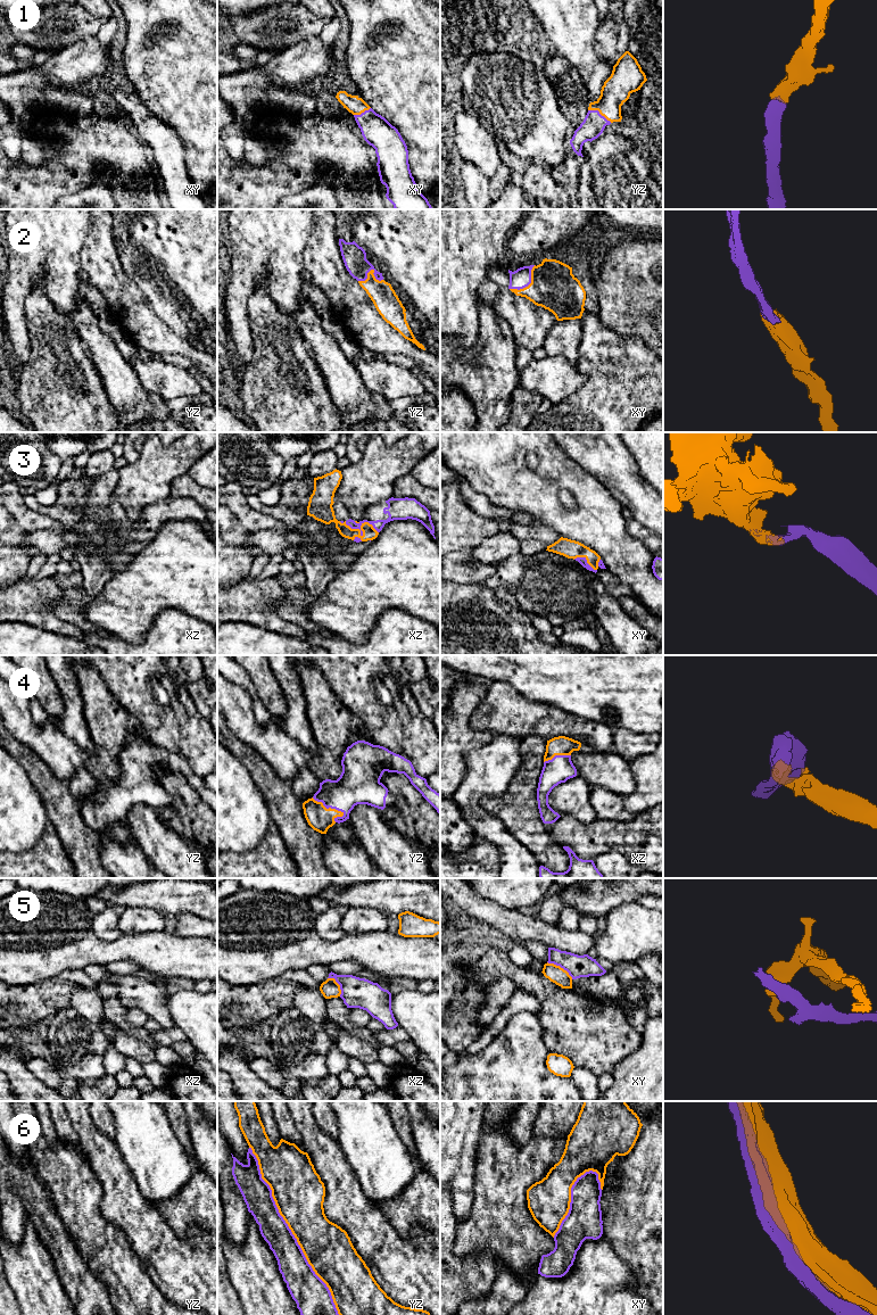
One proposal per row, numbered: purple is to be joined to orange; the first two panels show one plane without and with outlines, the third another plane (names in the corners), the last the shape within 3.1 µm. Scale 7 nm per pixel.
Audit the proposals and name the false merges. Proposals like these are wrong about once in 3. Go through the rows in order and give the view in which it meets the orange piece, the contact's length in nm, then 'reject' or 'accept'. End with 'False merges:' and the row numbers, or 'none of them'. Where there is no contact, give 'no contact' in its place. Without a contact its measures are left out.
1: yz | 190 nm | accept
2: xy | 260 nm | accept
3: xz | 300 nm | accept
4: yz | 260 nm | accept
5: xy | 220 nm | reject
6: yz | 1350 nm | accept
False merges: 5

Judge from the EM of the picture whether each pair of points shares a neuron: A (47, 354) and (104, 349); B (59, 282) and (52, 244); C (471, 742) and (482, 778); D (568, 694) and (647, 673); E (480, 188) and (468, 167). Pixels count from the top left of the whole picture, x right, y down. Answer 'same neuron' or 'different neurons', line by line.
A: different neurons
B: same neuron
C: different neurons
D: same neuron
E: same neuron

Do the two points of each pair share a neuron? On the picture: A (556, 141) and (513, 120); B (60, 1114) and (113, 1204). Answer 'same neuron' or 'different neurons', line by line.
A: same neuron
B: different neurons

